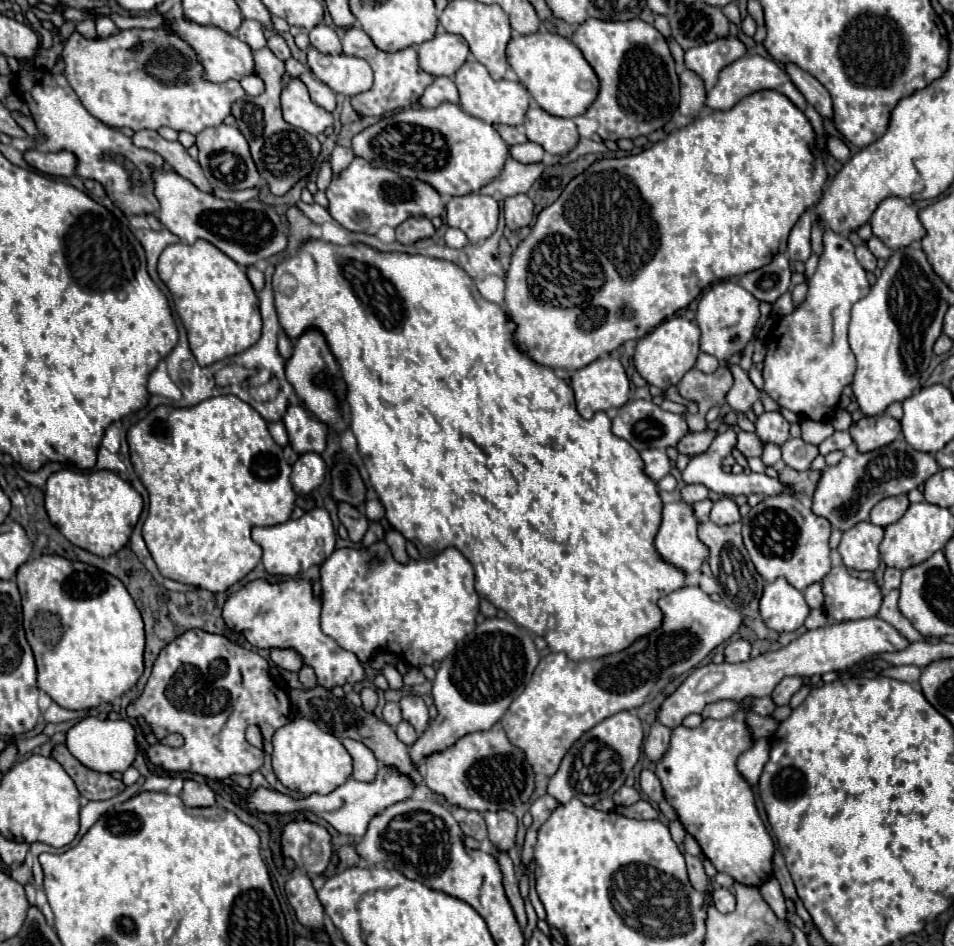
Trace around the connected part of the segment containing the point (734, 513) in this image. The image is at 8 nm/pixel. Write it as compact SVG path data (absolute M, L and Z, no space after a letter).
M724 497L724 499L720 499L720 501L714 503L712 513L710 513L710 519L712 519L716 525L732 525L732 523L740 521L738 505L734 503L734 499Z

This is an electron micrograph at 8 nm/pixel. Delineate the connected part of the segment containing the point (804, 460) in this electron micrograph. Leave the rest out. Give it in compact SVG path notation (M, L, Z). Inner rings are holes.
M788 439L782 445L782 461L796 469L796 471L806 471L810 469L810 463L814 461L814 457L818 455L818 447L812 443L806 443L804 439Z

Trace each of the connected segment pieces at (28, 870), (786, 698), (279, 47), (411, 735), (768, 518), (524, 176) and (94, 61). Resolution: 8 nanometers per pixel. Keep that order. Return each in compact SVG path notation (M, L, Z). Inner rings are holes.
M22 863L20 867L12 867L10 875L14 881L18 881L20 885L28 885L32 879L32 867L28 863Z
M784 677L784 679L776 685L776 689L772 691L770 699L774 701L776 707L788 705L788 703L790 703L790 697L792 697L800 687L802 687L802 679L800 679L800 677Z
M274 33L274 35L268 39L268 47L270 47L270 51L272 51L280 61L288 61L288 59L292 57L286 41L284 41L278 33Z
M402 721L402 723L398 725L396 735L398 735L398 739L400 739L404 745L412 745L412 743L418 739L418 733L416 733L406 721Z
M772 495L752 507L742 519L742 537L756 571L766 583L784 577L792 587L804 591L810 583L822 581L830 571L830 523L814 515L812 509L802 507L796 497Z
M508 159L502 173L490 181L488 185L484 185L478 193L480 195L494 195L496 191L502 193L504 197L512 197L512 195L520 195L520 193L528 193L528 189L532 187L532 183L540 177L544 169L544 163L536 163L536 165L522 165L514 159Z
M130 29L102 39L86 39L80 33L72 33L66 47L62 49L62 59L64 75L82 105L102 123L112 127L128 127L132 131L160 129L162 125L166 125L176 131L198 135L206 127L218 127L230 115L230 105L246 95L238 81L204 81L202 67L196 61L196 53L192 51L192 47L188 47L188 43L184 43L178 35L172 35L164 29ZM138 41L144 43L142 51L132 51Z

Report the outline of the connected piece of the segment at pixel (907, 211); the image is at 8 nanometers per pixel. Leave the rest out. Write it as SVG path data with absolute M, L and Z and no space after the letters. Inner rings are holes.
M888 197L870 219L874 235L890 249L904 249L924 239L926 231L918 219L916 205L900 197Z

